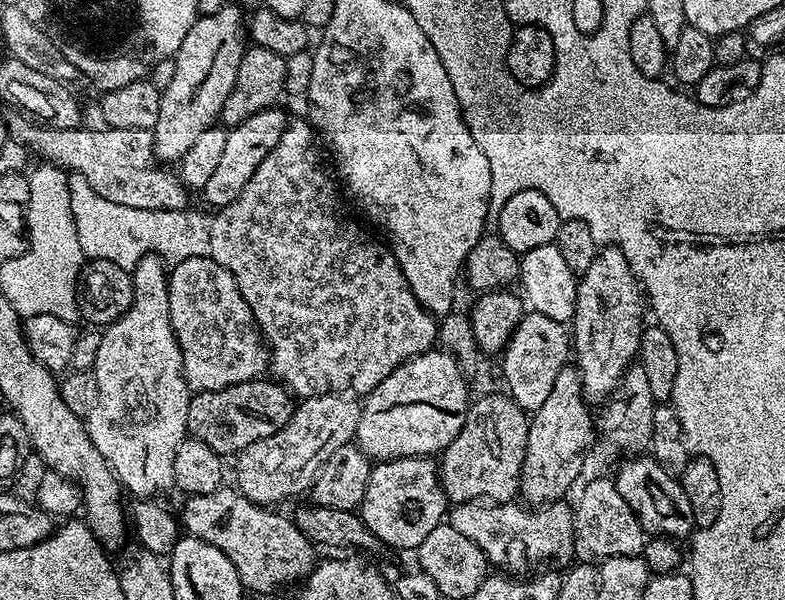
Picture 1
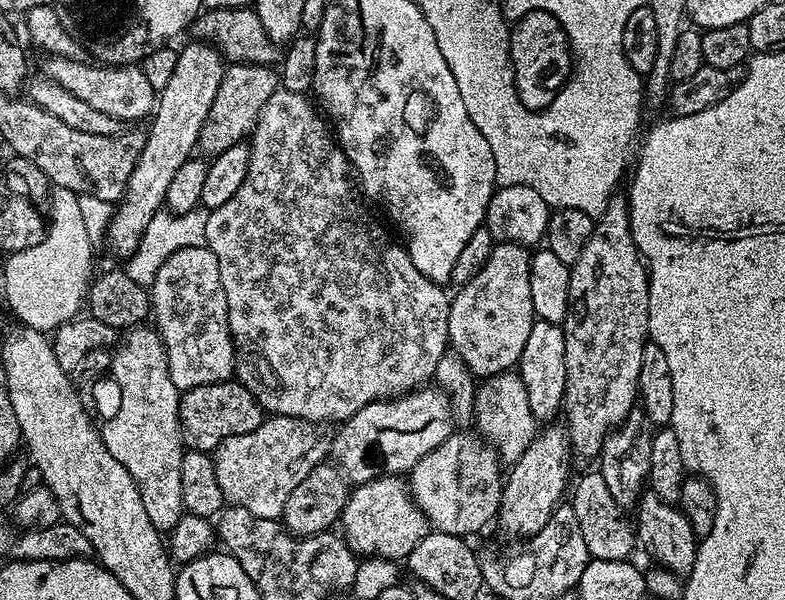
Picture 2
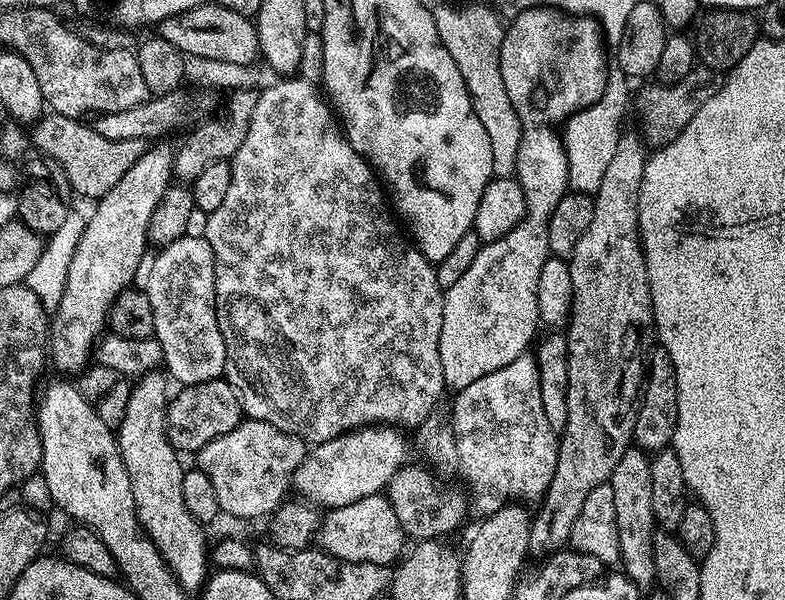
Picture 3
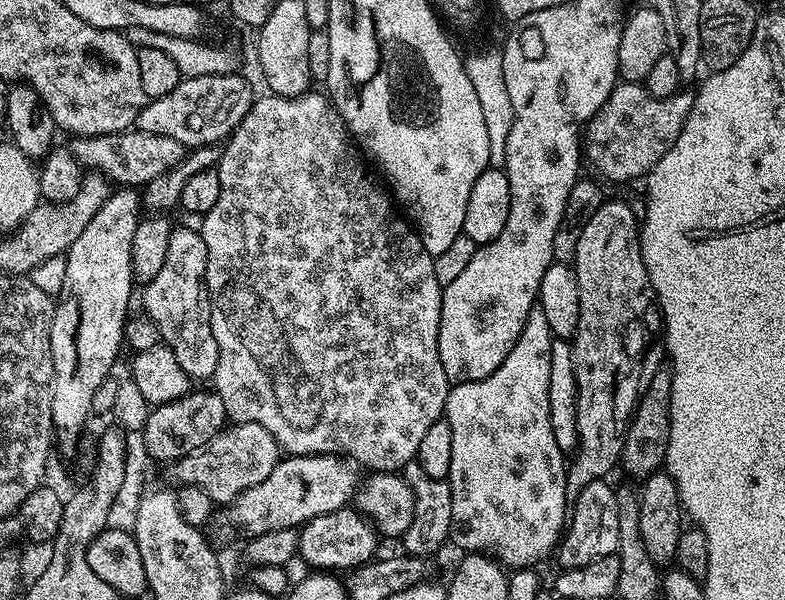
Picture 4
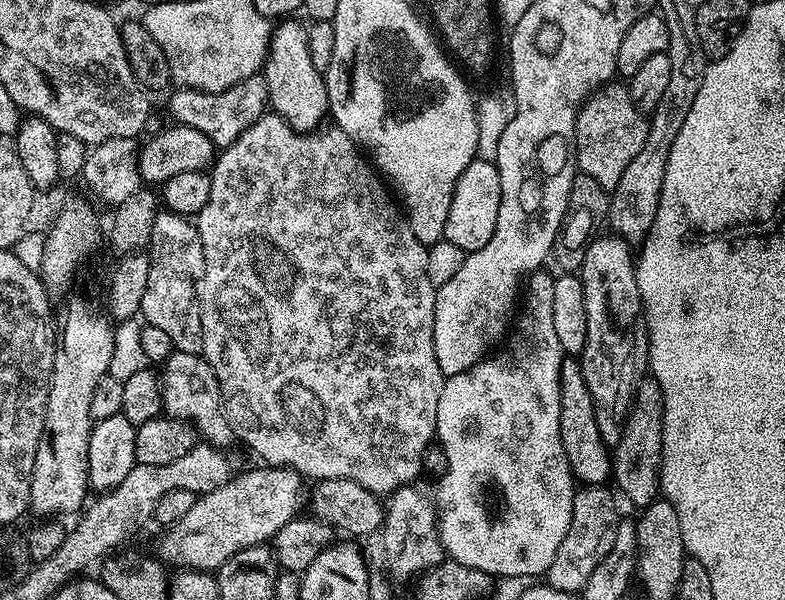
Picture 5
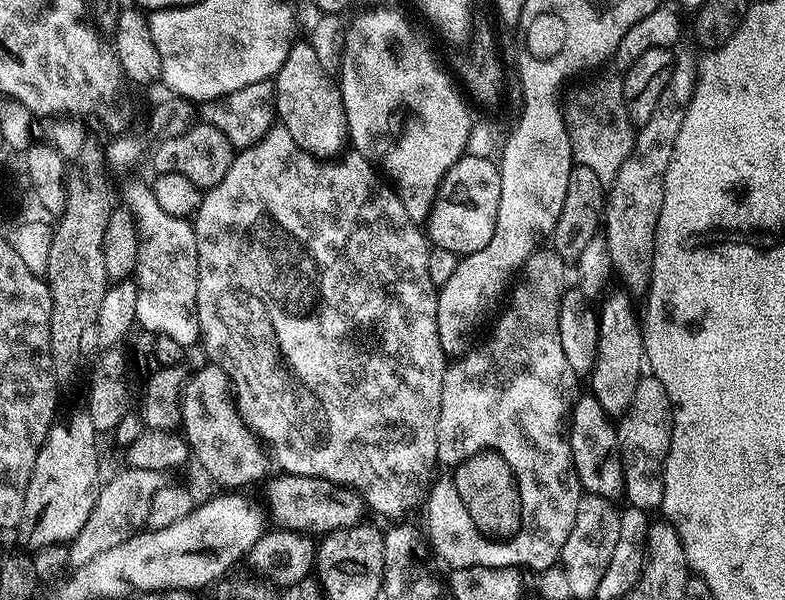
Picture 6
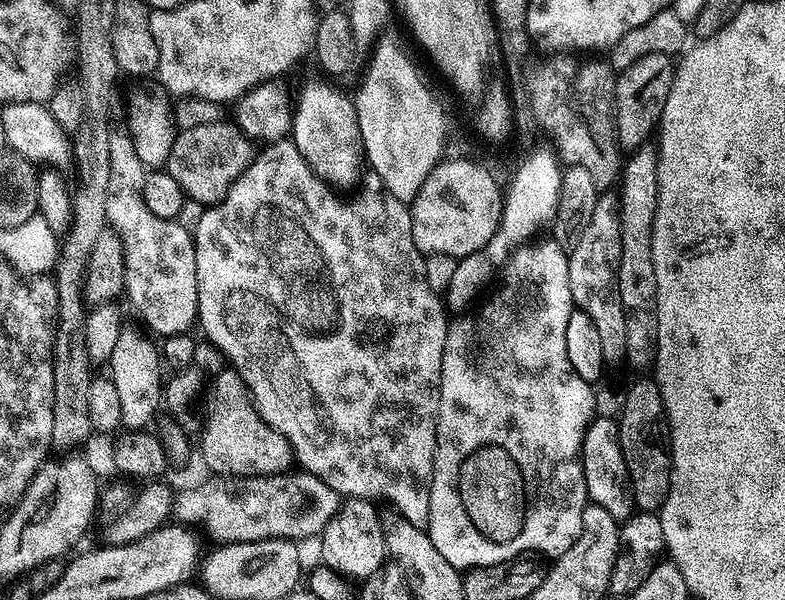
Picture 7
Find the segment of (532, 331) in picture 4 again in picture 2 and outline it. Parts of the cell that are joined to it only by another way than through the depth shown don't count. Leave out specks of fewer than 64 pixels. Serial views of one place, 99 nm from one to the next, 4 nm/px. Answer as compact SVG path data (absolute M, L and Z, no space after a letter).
M516 370L487 377L476 389L473 413L475 431L496 449L497 456L504 462L515 462L522 458L538 434L538 421L526 399L526 386L522 386L522 378Z

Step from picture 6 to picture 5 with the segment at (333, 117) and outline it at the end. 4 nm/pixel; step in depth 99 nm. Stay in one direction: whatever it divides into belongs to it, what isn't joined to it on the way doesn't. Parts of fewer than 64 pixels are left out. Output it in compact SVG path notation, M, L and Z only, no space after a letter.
M284 18L272 29L272 41L268 47L268 58L264 62L262 75L268 87L268 103L275 115L282 117L295 132L315 132L325 123L328 111L328 91L324 81L324 73L314 66L310 59L310 42L308 41L307 27L294 20L296 18Z

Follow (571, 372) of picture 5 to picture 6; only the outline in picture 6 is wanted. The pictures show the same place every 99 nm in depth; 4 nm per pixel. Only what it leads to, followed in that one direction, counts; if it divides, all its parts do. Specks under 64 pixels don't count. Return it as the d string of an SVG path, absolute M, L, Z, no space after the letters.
M584 394L574 400L570 408L570 423L567 425L566 435L581 489L589 496L619 501L624 495L624 475L616 424L613 417L608 416L602 406L598 406L591 394Z

